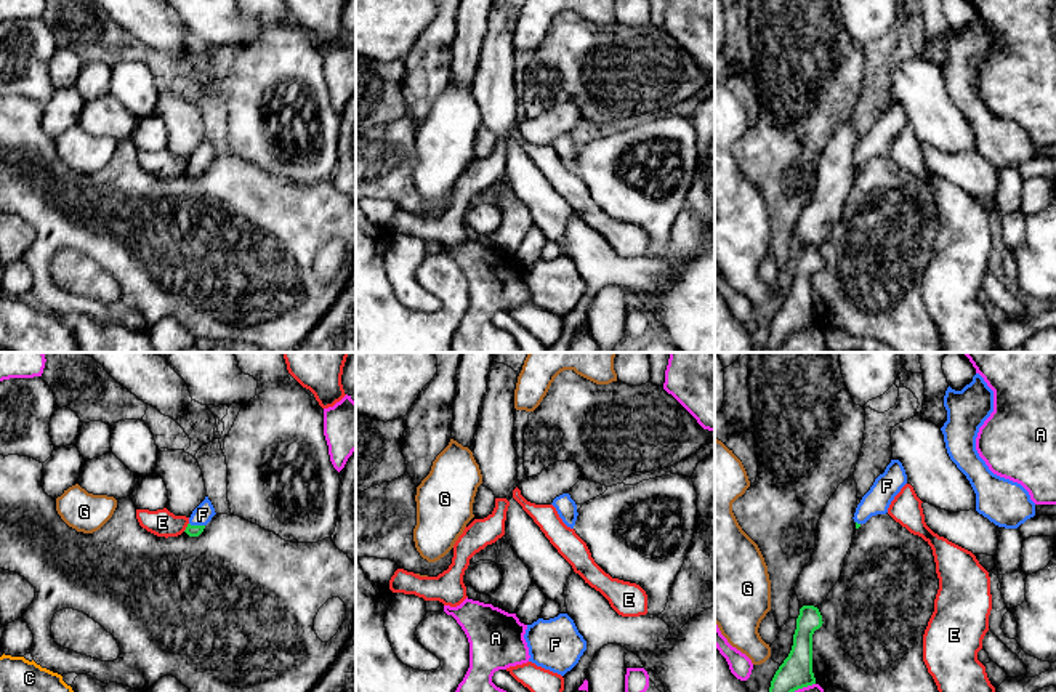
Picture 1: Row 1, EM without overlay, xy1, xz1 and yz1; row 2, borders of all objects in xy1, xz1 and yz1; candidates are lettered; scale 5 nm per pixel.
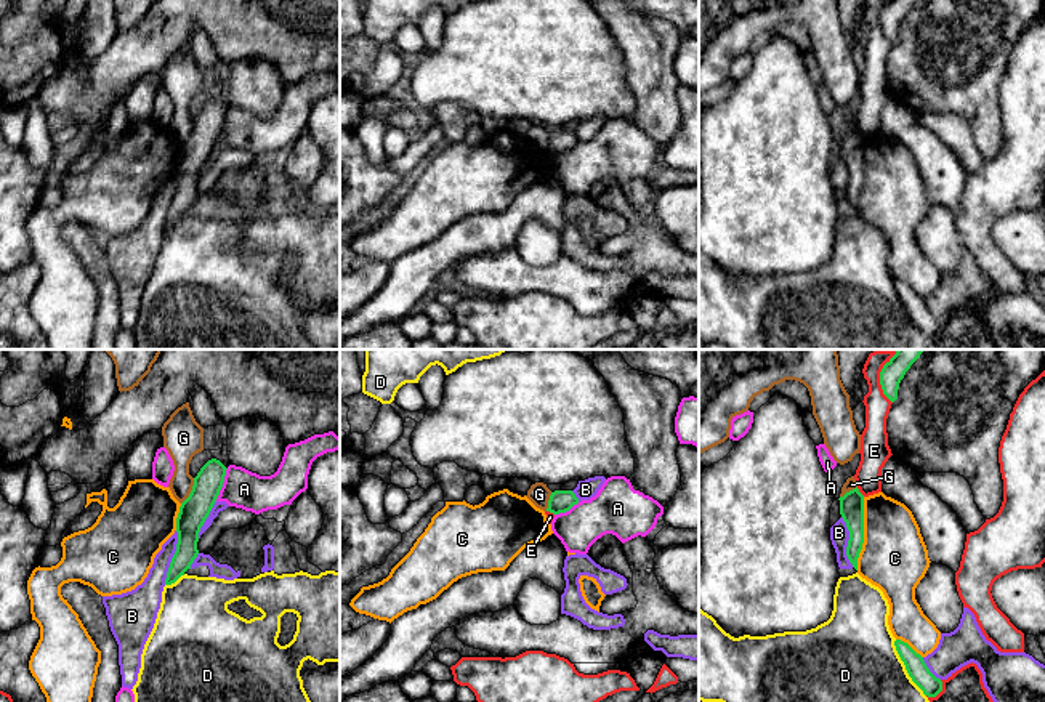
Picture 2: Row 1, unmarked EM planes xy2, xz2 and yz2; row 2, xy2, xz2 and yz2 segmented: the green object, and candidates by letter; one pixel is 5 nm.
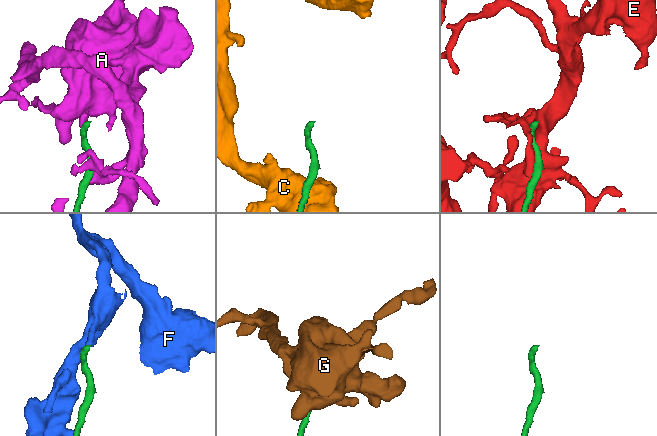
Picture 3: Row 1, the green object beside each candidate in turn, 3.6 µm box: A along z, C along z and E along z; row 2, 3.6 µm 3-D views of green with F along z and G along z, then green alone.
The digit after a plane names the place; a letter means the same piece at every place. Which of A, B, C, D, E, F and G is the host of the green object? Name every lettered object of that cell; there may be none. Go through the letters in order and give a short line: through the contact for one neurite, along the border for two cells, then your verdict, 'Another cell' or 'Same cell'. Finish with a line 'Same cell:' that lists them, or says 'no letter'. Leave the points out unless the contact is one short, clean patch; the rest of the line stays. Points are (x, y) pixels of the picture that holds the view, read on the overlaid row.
A: Another cell
B: Another cell
C: Another cell
D: Another cell
E: Another cell
F: Line: xy1 (193, 531), (197, 526), (202, 514). Same cell
G: Line: xy2 (194, 478), (193, 489), (181, 504). Another cell
Same cell: F

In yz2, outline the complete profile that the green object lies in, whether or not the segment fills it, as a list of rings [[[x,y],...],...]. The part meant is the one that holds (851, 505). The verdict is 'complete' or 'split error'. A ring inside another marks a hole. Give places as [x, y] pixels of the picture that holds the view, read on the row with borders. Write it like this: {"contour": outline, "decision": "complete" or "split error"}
{"contour": [[[859,489],[846,492],[840,500],[840,514],[849,531],[846,556],[857,571],[857,558],[864,543],[864,495]]], "decision": "complete"}

